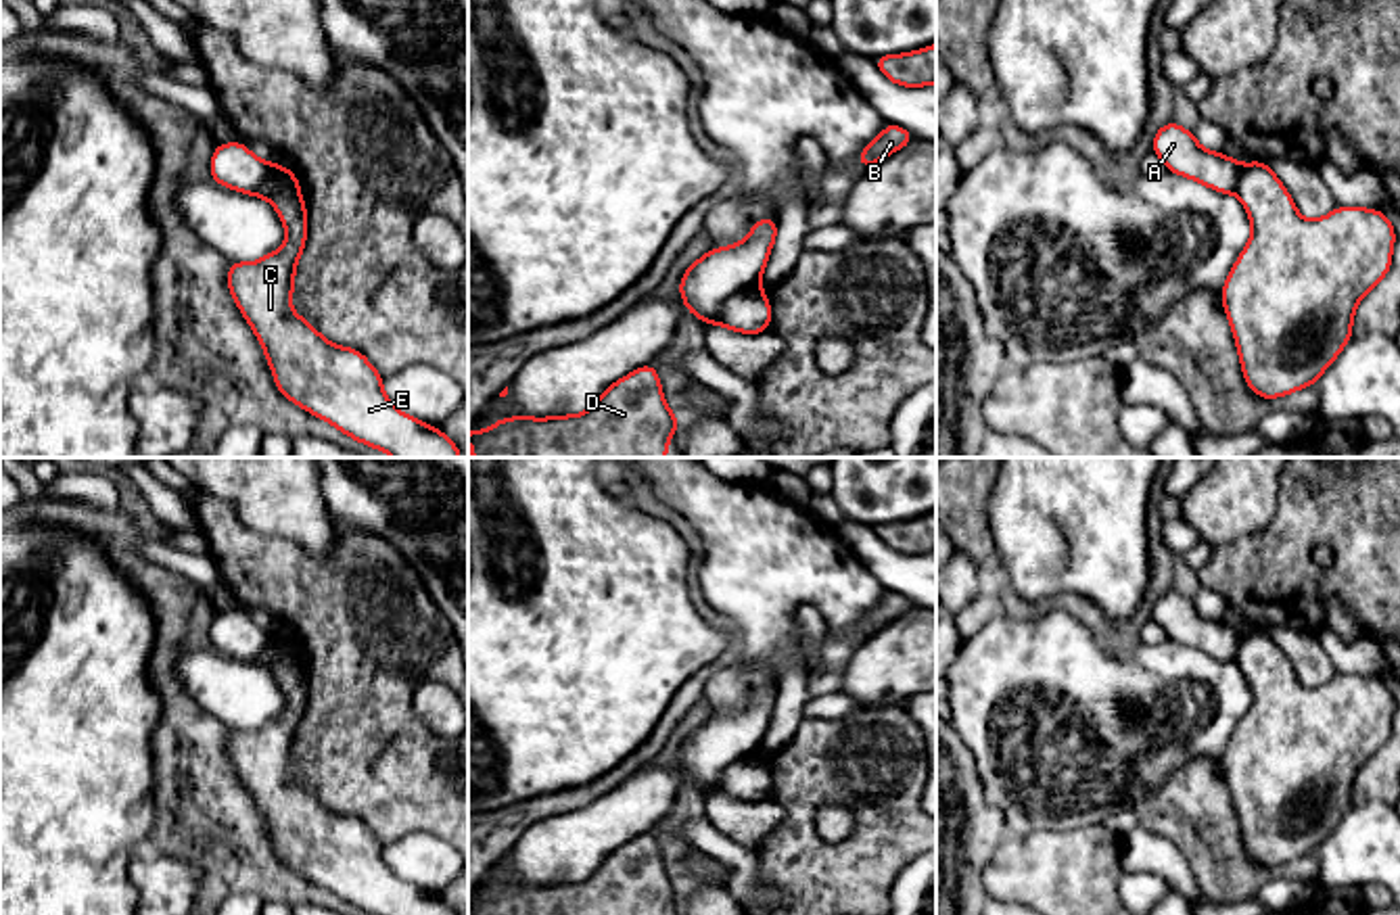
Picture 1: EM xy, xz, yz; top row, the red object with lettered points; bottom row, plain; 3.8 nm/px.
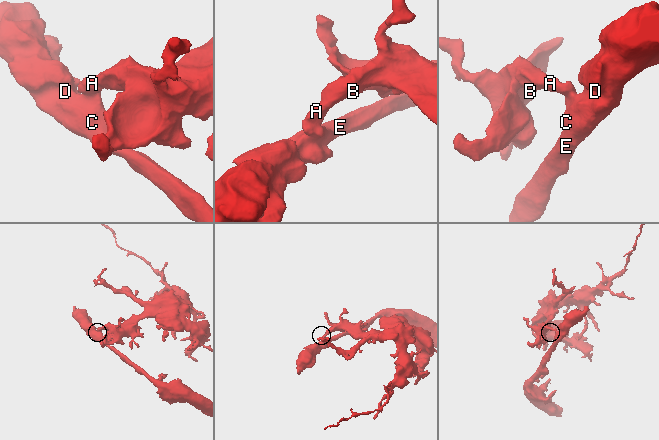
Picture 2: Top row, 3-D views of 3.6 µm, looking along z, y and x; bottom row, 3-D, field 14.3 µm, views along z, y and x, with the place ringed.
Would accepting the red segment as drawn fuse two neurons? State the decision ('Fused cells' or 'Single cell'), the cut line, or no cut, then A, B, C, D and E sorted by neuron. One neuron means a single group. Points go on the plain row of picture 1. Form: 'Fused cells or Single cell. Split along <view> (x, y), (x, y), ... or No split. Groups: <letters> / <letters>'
Fused cells. Split along xz (757, 753), (732, 761), (711, 790). Groups: A B / C D E

